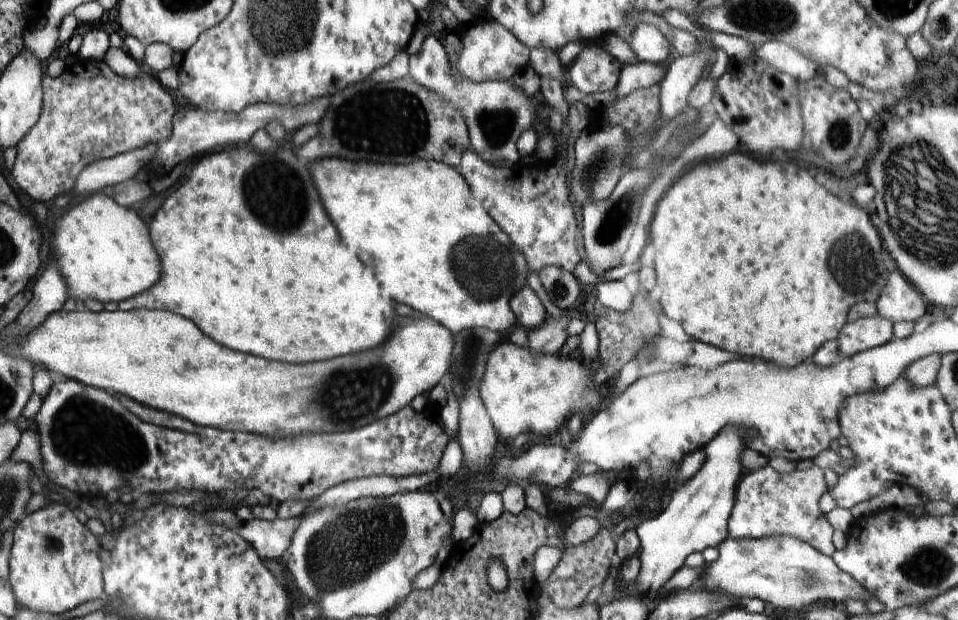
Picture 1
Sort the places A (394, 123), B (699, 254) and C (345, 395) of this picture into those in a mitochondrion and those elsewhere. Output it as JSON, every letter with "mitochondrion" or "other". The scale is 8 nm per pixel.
{"A":"mitochondrion","B":"other","C":"mitochondrion"}

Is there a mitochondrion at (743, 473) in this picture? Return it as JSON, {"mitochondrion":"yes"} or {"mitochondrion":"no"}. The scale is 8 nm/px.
{"mitochondrion":"no"}

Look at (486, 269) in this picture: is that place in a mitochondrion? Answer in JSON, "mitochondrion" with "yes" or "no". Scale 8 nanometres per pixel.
{"mitochondrion":"yes"}

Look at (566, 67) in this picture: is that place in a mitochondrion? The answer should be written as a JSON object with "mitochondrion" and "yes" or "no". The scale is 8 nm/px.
{"mitochondrion":"no"}

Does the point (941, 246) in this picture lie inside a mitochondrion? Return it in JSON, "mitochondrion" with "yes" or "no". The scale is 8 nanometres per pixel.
{"mitochondrion":"yes"}

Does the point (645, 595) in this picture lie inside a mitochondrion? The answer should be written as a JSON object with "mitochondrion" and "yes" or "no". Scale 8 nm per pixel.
{"mitochondrion":"no"}

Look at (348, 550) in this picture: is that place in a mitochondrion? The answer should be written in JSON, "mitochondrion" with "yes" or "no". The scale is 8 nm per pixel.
{"mitochondrion":"yes"}

